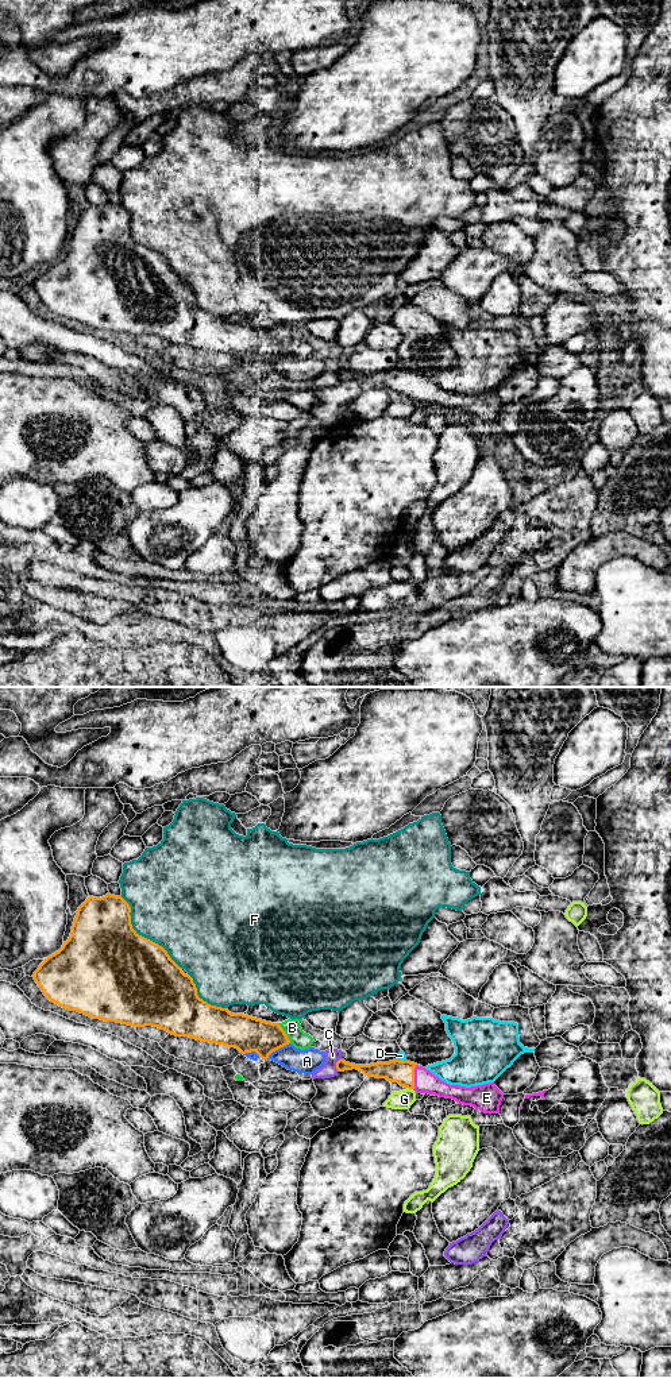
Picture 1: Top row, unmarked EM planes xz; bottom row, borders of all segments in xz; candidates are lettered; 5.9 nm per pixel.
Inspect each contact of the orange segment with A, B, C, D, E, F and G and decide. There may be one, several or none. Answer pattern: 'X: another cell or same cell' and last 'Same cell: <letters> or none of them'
A: another cell
B: another cell
C: another cell
D: another cell
E: same cell
F: another cell
G: another cell
Same cell: E

